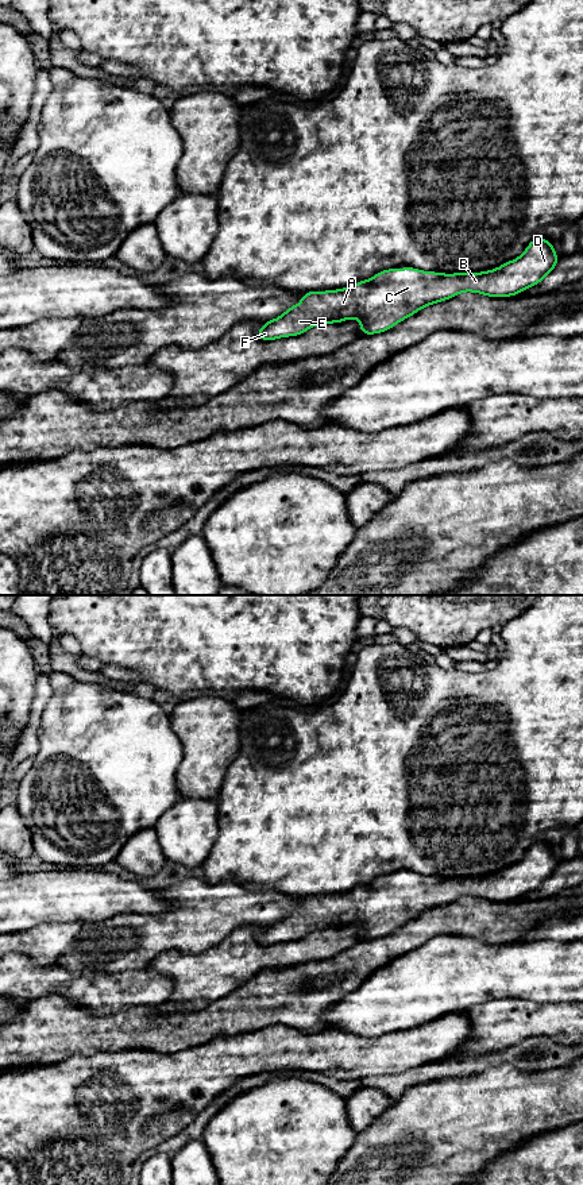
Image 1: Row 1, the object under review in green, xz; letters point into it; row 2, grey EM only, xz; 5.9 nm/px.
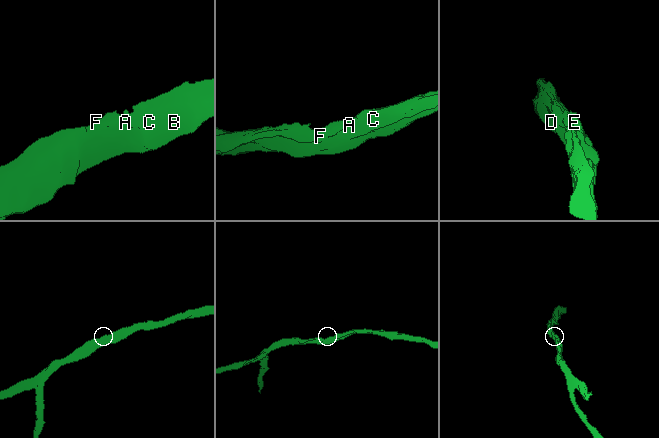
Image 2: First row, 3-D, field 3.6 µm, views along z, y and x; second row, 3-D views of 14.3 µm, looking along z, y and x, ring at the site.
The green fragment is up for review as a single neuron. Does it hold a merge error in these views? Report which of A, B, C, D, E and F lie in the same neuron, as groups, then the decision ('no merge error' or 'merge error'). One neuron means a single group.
A B C D E F | no merge error

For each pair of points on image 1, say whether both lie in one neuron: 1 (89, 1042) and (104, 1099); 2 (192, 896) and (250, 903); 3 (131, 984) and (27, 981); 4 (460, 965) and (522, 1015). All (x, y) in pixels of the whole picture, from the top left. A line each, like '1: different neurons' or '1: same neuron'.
1: different neurons
2: same neuron
3: same neuron
4: different neurons

